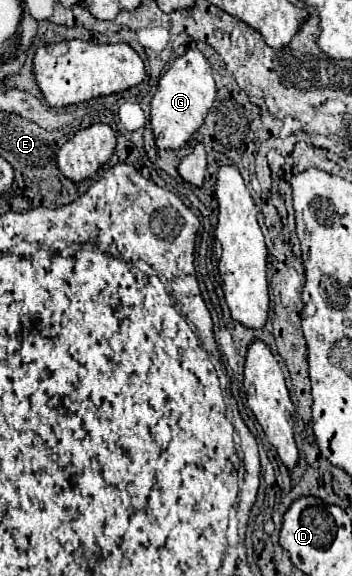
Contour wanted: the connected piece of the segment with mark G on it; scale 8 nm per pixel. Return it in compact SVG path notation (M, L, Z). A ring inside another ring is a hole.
M188 49L180 55L172 67L160 77L158 89L150 103L150 125L154 131L156 145L162 149L180 149L190 135L202 125L208 109L214 103L216 87L212 67L198 49Z

